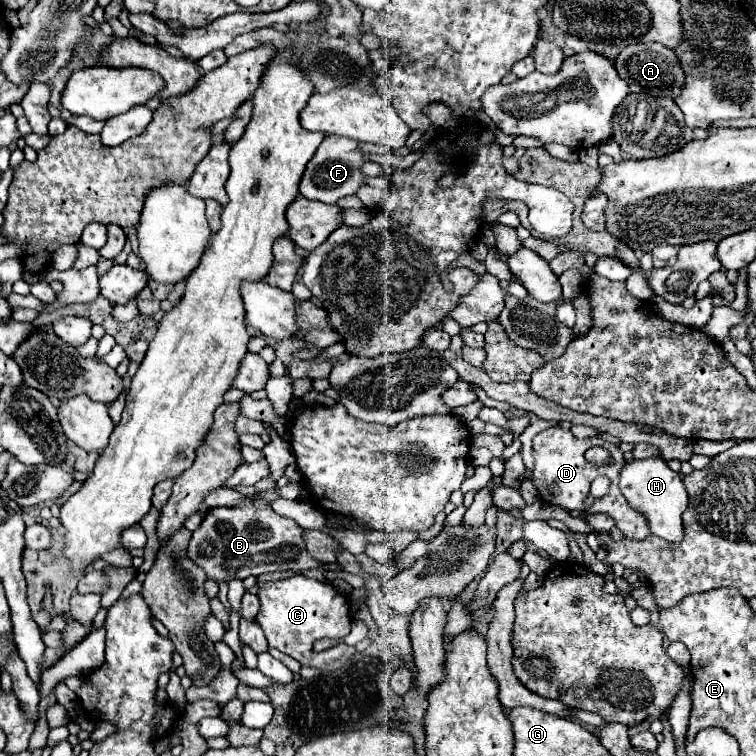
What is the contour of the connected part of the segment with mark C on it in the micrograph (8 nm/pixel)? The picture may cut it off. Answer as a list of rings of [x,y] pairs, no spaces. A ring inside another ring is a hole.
[[[292,575],[280,581],[258,583],[258,599],[260,611],[256,615],[256,623],[262,627],[268,645],[294,657],[304,667],[310,667],[310,650],[316,639],[342,639],[350,633],[352,617],[348,599],[330,583],[322,583],[306,575]]]

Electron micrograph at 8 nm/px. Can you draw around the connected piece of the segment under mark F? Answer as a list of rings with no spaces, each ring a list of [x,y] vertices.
[[[328,135],[324,137],[324,141],[320,143],[318,151],[314,153],[314,157],[310,159],[310,163],[306,165],[302,183],[300,183],[300,195],[312,201],[320,201],[320,203],[334,203],[340,197],[346,195],[356,195],[356,191],[364,185],[364,175],[360,171],[360,167],[366,163],[364,153],[360,151],[358,145],[352,147],[352,151],[342,151],[342,147],[334,147],[334,141],[328,143]]]

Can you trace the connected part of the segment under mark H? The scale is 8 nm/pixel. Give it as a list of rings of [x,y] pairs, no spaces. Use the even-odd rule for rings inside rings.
[[[650,457],[642,461],[634,459],[626,463],[620,473],[620,491],[626,497],[628,505],[644,515],[652,535],[668,543],[680,543],[684,539],[682,513],[688,507],[688,493],[682,485],[682,475],[672,471],[662,457]]]

